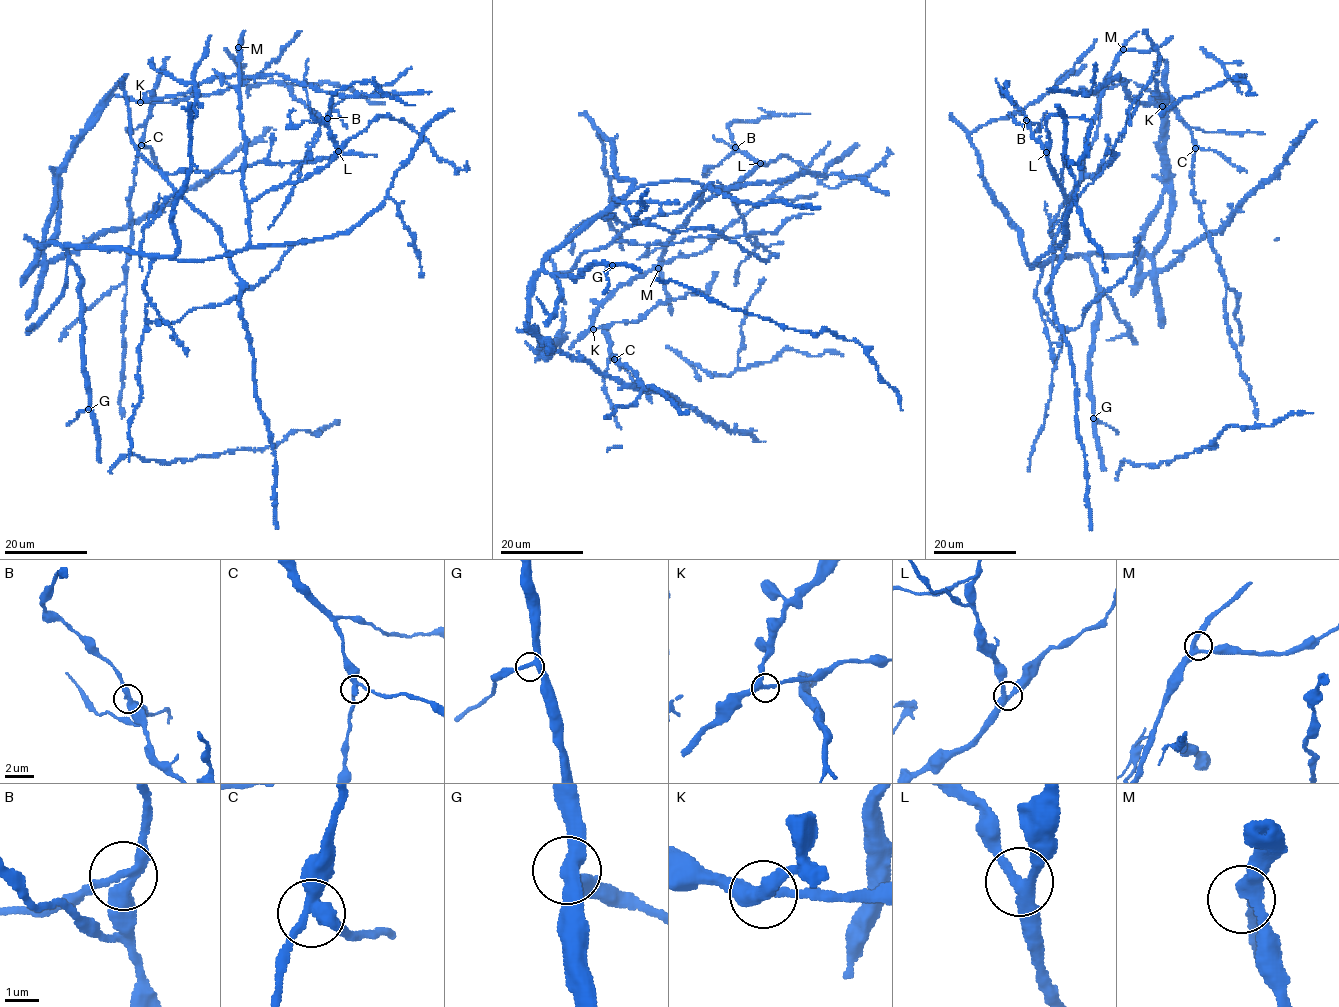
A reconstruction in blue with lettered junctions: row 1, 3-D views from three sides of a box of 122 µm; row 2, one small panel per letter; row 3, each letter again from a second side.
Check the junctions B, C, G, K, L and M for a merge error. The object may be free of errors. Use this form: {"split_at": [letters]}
{"split_at": ["B"]}

